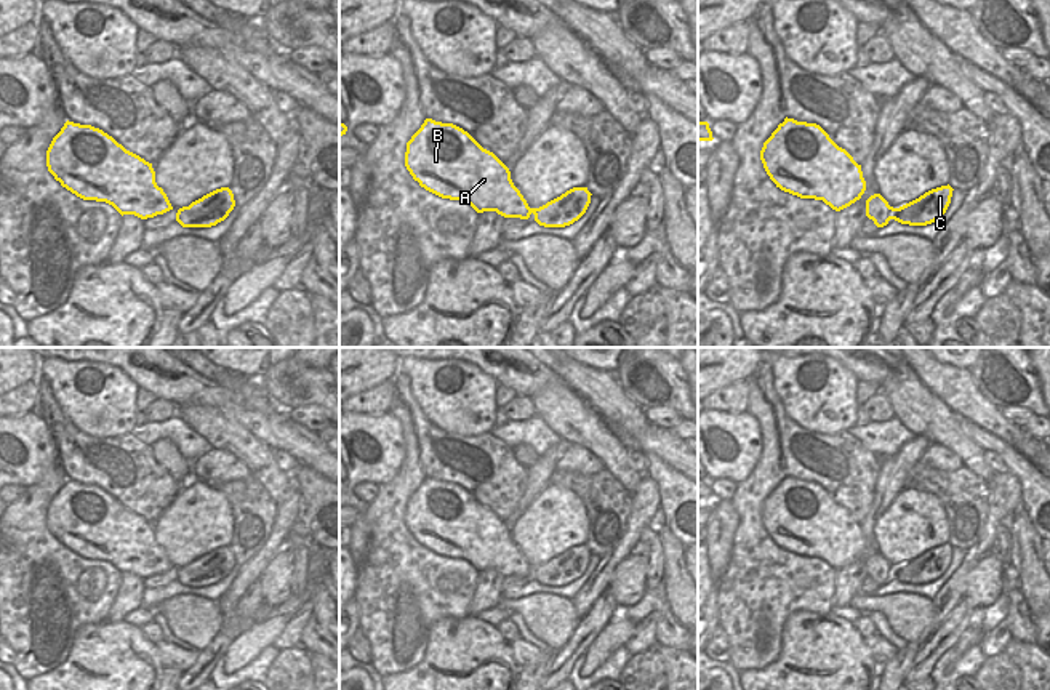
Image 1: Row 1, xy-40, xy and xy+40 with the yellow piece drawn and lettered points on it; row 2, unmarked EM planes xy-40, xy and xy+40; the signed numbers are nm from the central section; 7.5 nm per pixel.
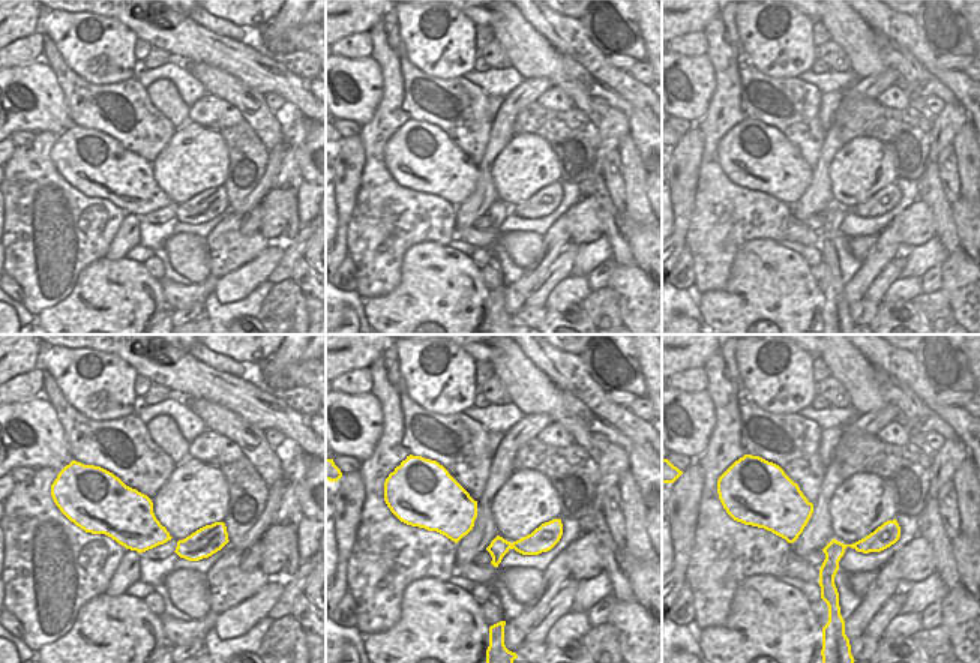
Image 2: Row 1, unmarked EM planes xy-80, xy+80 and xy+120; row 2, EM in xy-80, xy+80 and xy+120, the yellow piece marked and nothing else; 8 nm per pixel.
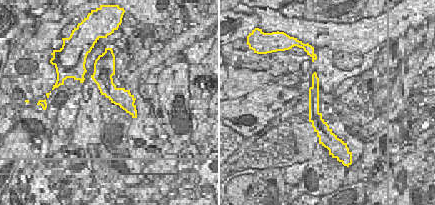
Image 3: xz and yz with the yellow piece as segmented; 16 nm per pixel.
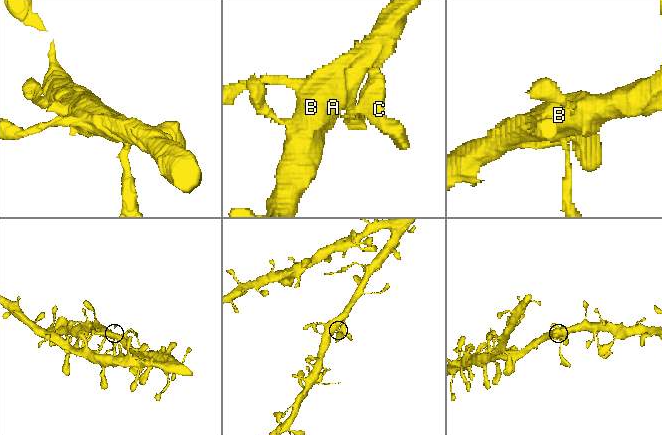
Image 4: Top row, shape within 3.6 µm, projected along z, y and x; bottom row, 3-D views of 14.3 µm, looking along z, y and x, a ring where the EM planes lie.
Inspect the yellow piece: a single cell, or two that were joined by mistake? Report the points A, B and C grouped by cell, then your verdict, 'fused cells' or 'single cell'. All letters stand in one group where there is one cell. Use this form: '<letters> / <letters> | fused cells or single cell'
A B C | single cell

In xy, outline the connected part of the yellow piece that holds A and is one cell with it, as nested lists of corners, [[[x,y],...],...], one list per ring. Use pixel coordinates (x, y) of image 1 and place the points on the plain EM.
[[[426,477],[421,487],[411,495],[407,501],[405,511],[405,525],[413,535],[415,540],[419,541],[426,549],[450,559],[464,559],[467,560],[477,572],[483,570],[496,570],[504,576],[520,576],[528,578],[530,573],[535,573],[535,580],[544,586],[565,586],[578,580],[587,568],[591,562],[591,551],[587,546],[573,546],[562,552],[560,556],[547,560],[539,567],[530,567],[520,549],[514,544],[511,538],[509,527],[490,509],[483,507],[467,490],[453,483],[442,482],[432,477]]]

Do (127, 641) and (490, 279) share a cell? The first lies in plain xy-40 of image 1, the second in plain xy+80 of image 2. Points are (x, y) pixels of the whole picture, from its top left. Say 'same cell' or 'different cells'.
different cells

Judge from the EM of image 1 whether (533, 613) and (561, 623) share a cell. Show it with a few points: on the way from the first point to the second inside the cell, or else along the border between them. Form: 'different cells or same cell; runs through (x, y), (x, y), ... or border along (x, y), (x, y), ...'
same cell; runs through (540, 613), (554, 620)

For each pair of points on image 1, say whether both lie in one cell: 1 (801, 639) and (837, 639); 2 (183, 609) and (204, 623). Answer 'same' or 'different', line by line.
1: same
2: same

